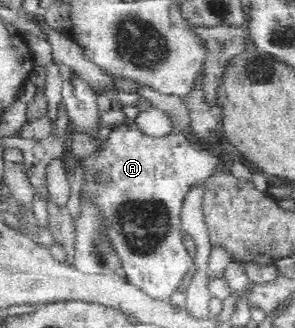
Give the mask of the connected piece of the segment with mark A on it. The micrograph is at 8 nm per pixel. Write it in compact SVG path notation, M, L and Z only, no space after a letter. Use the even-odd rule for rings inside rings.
M132 120L112 127L100 155L95 153L82 159L86 179L82 190L86 190L98 202L102 214L106 216L106 232L122 258L127 282L139 287L148 297L168 301L174 291L177 291L184 274L194 267L195 258L190 255L181 234L182 202L190 187L200 180L206 181L214 171L218 171L219 164L218 157L208 150L198 150L184 132L176 131L168 137L150 137L144 135ZM98 170L104 170L106 176L112 176L114 183L108 187L92 187L93 175Z

